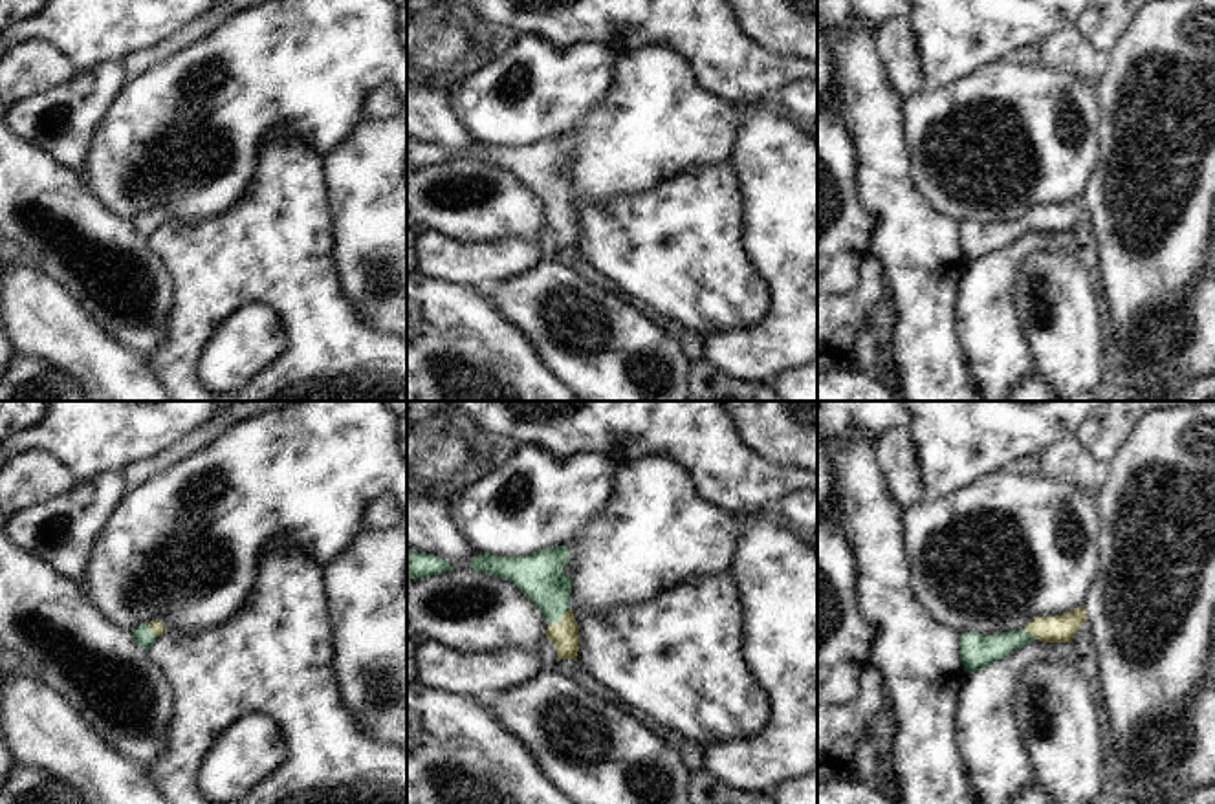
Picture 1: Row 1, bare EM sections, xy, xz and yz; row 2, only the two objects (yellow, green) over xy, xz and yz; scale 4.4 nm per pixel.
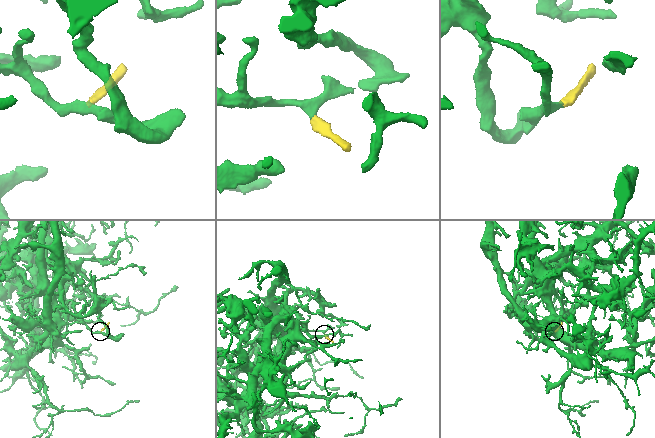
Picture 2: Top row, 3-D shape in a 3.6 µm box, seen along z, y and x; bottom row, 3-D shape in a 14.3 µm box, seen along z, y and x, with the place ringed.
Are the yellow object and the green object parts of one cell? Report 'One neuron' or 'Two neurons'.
One neuron.

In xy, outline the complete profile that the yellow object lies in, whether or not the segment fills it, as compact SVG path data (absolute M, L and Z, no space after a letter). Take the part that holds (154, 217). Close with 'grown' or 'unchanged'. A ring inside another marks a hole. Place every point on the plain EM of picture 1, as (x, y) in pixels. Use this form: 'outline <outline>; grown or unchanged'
outline M150 211L148 214L141 214L134 218L130 223L134 231L143 238L150 240L150 236L156 233L159 225L163 225L167 220L161 214L161 211Z; grown

